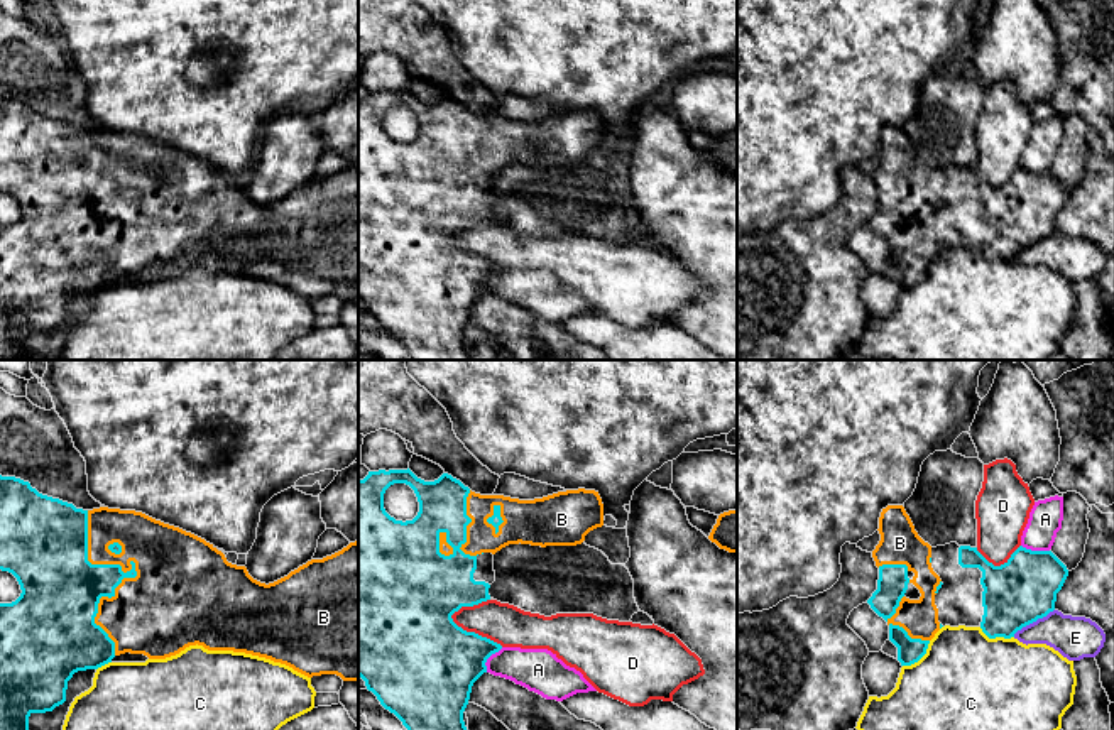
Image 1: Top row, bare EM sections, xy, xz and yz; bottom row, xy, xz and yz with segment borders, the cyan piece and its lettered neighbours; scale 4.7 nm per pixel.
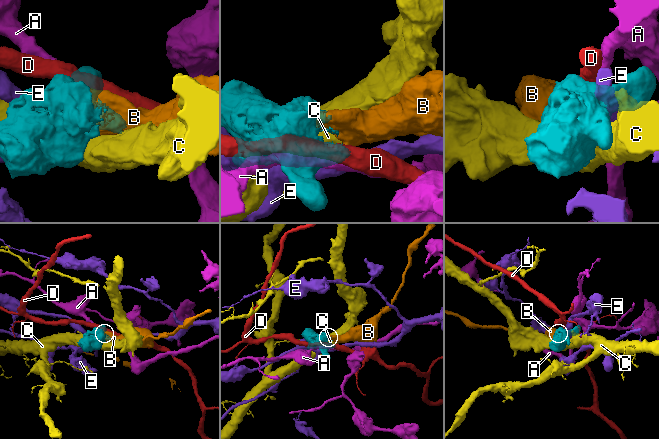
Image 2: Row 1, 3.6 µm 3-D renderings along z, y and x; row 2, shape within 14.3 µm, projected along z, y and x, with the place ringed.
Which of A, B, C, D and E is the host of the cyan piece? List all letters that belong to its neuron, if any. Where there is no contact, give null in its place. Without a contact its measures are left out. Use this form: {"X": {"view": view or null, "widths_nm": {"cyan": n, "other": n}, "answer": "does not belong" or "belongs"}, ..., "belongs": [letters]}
{"A": {"view": "xz", "widths_nm": {"cyan": 400, "other": 200}, "answer": "does not belong"}, "B": {"view": "xy", "widths_nm": {"cyan": 200, "other": 500}, "answer": "belongs"}, "C": {"view": "yz", "widths_nm": {"cyan": 320, "other": 480}, "answer": "does not belong"}, "D": {"view": "xz", "widths_nm": {"cyan": 440, "other": 190}, "answer": "does not belong"}, "E": {"view": "yz", "widths_nm": {"cyan": 320, "other": 200}, "answer": "does not belong"}, "belongs": ["B"]}

